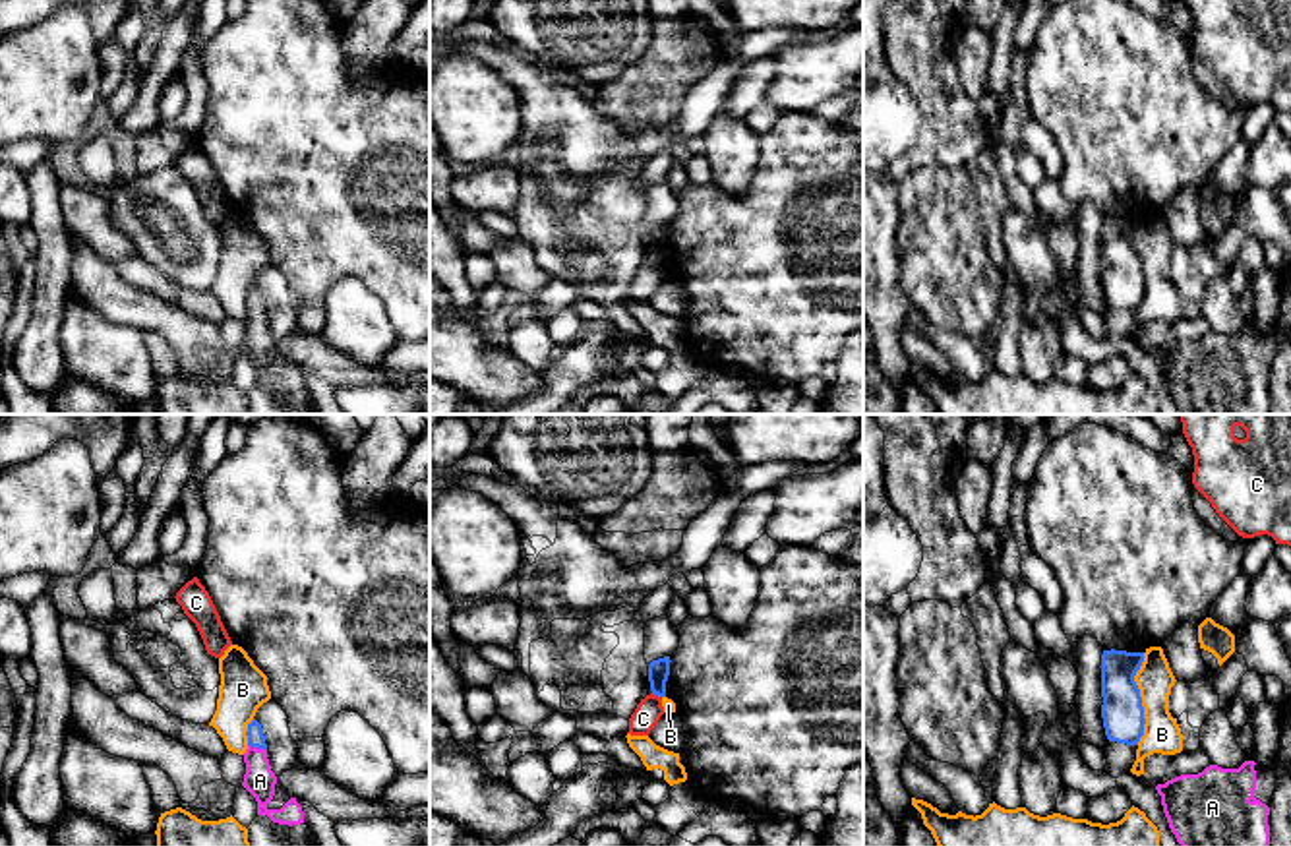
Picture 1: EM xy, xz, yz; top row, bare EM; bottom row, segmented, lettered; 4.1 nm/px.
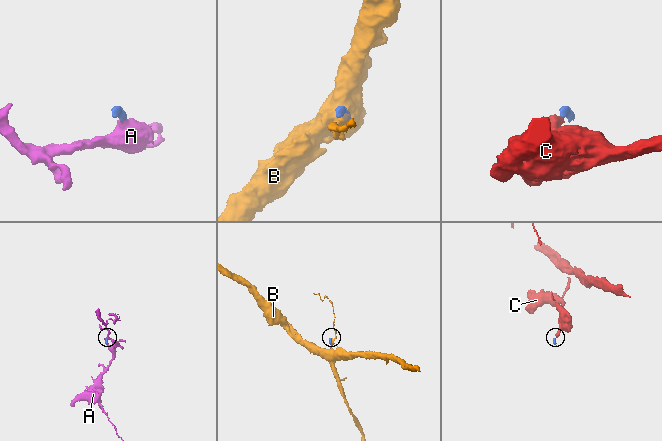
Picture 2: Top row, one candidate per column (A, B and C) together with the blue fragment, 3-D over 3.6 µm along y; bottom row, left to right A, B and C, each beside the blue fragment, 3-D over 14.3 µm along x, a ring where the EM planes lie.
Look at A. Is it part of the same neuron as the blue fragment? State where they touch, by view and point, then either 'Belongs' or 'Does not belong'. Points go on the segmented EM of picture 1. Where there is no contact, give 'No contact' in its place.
Touches blue at xy (258, 748). Belongs

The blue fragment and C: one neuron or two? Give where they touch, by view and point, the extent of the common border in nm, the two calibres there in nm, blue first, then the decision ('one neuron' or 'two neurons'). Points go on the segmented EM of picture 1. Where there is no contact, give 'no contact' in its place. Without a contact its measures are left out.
xz (657, 694) | 50 nm | 90/110 nm | two neurons

